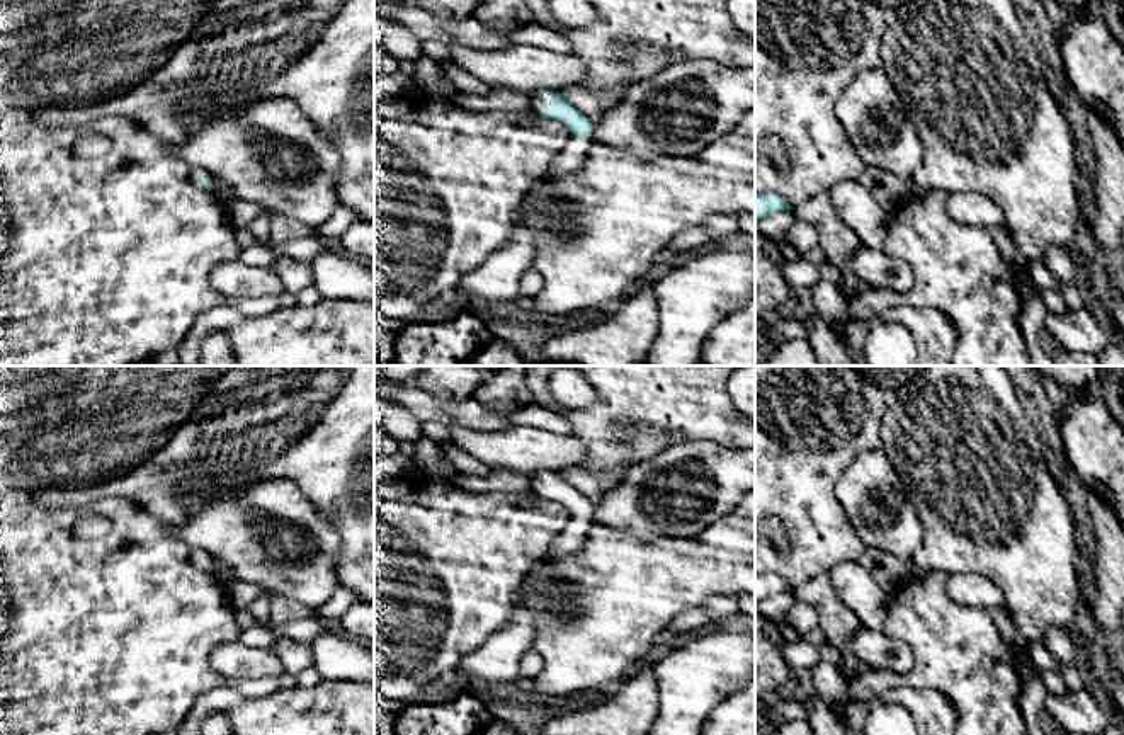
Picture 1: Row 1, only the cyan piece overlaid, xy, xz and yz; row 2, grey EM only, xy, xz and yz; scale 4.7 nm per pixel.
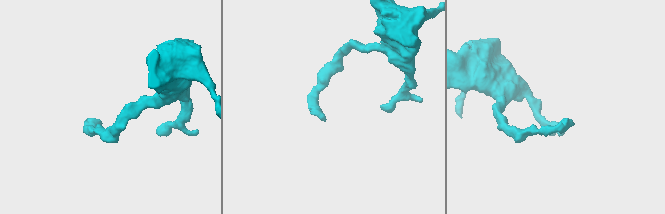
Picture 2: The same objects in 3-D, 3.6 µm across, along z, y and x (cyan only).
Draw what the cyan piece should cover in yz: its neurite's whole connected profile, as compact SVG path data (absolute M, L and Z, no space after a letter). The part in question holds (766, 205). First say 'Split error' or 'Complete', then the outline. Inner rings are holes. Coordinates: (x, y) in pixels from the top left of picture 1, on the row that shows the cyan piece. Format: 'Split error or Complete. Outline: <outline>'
Complete. Outline: M755 194L755 223L781 211L794 208L779 194Z

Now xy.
Split error. Outline: M189 167L189 182L201 189L214 189L218 180L202 167Z

